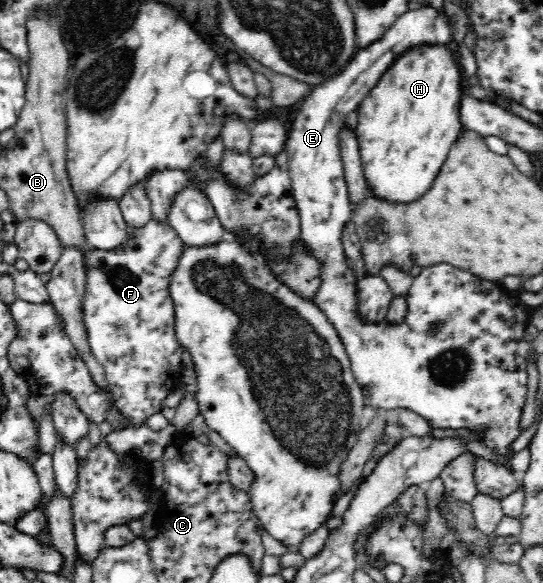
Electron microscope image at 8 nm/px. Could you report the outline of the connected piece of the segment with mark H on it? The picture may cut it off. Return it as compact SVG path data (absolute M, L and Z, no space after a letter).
M440 45L411 47L408 52L398 56L387 72L379 77L378 85L367 94L360 107L356 110L358 118L355 137L358 143L360 163L362 163L362 175L367 181L368 193L372 193L372 195L376 195L376 197L380 197L384 201L408 203L410 200L418 200L418 196L422 196L422 192L426 192L426 188L430 188L430 180L434 180L434 176L438 176L438 168L442 169L443 162L449 156L450 148L458 140L459 134L462 132L460 121L462 91L458 92L458 88L460 88L460 70L458 70L452 54L444 46Z

